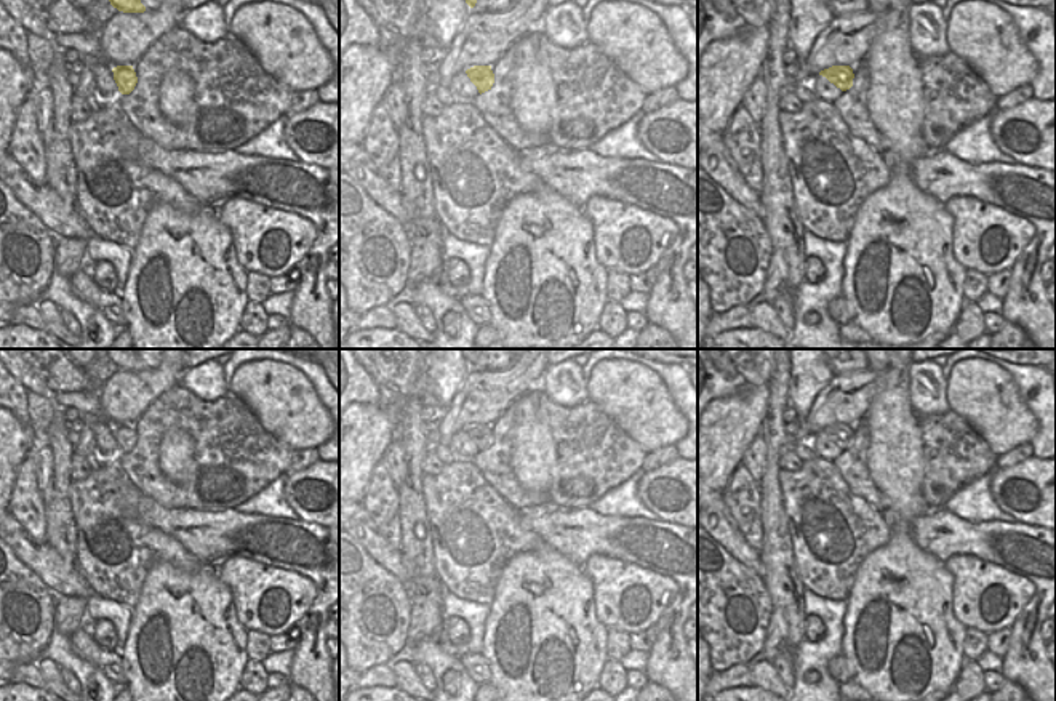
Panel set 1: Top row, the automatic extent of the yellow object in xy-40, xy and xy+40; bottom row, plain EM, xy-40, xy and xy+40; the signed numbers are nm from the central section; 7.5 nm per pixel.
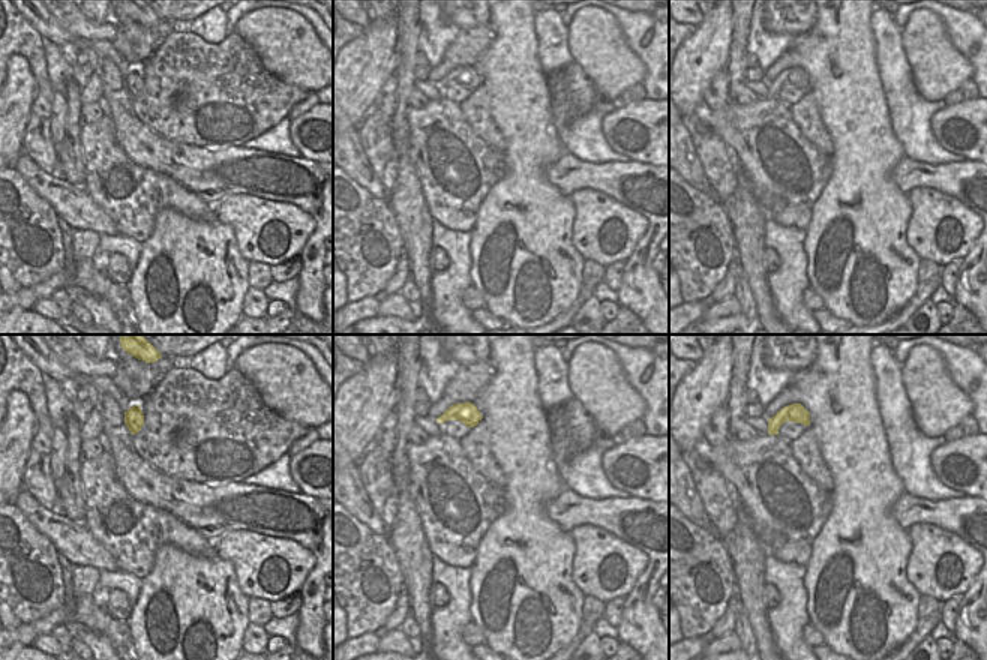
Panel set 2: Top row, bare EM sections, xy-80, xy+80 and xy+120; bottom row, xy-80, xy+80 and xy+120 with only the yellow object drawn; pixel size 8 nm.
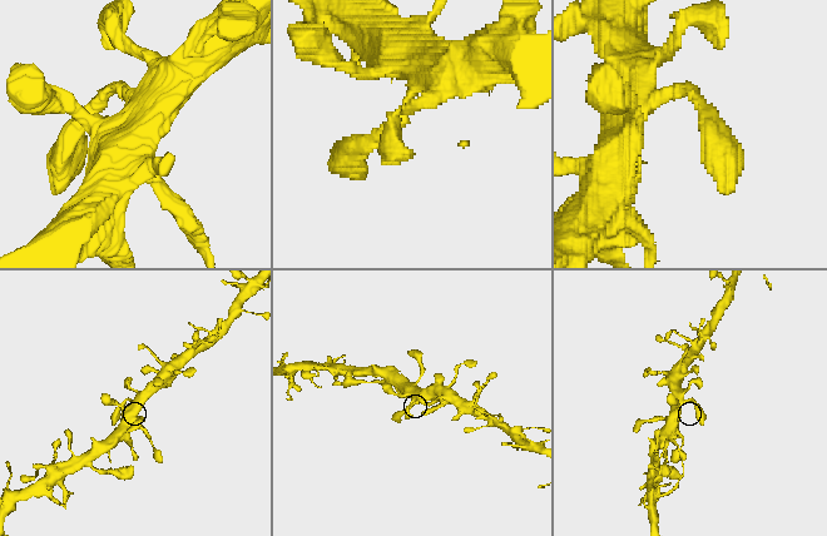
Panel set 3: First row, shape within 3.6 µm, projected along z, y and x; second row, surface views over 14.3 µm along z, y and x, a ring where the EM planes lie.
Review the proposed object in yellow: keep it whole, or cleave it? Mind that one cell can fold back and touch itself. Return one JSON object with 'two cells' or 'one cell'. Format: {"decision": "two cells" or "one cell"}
{"decision": "one cell"}

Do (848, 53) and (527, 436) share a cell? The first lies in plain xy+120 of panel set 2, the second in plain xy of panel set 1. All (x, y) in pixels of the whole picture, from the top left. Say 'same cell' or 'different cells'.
same cell

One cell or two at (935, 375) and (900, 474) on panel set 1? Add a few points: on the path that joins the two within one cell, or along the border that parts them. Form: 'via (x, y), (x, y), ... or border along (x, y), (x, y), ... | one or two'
border along (909, 378), (909, 402), (919, 415) | two

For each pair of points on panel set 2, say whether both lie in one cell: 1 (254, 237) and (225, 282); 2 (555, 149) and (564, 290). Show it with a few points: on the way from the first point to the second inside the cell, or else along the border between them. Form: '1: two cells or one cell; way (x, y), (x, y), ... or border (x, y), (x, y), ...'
1: two cells; border (225, 224), (233, 230), (237, 251), (249, 261)
2: one cell; way (537, 183), (537, 249), (543, 255)

